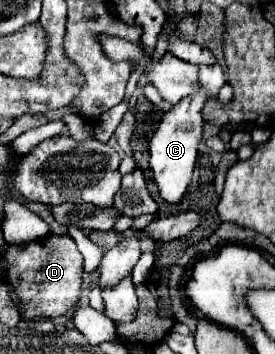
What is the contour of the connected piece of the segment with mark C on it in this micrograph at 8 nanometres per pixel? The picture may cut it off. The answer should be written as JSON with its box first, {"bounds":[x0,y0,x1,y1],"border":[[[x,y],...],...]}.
{"bounds":[150,64,226,202],"border":[[[220,64],[200,66],[200,90],[198,90],[198,94],[184,98],[182,102],[172,106],[170,112],[162,114],[162,122],[158,124],[158,130],[150,140],[150,166],[154,172],[154,180],[158,184],[160,196],[166,202],[180,202],[188,184],[190,184],[192,170],[194,170],[194,164],[198,160],[198,146],[202,140],[202,126],[204,126],[200,110],[202,110],[204,102],[208,100],[208,96],[218,92],[224,86],[224,82],[226,80],[224,80]]]}

